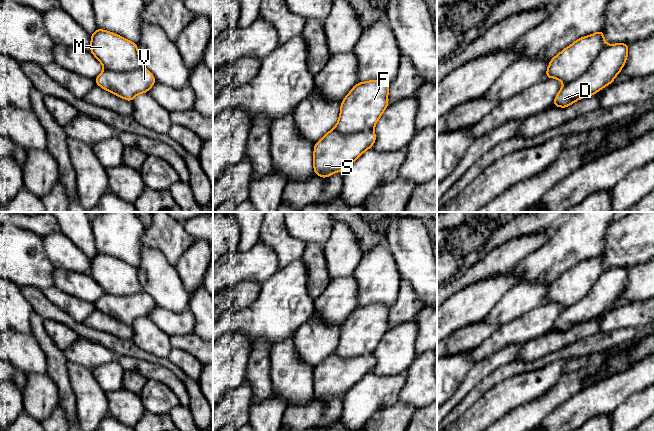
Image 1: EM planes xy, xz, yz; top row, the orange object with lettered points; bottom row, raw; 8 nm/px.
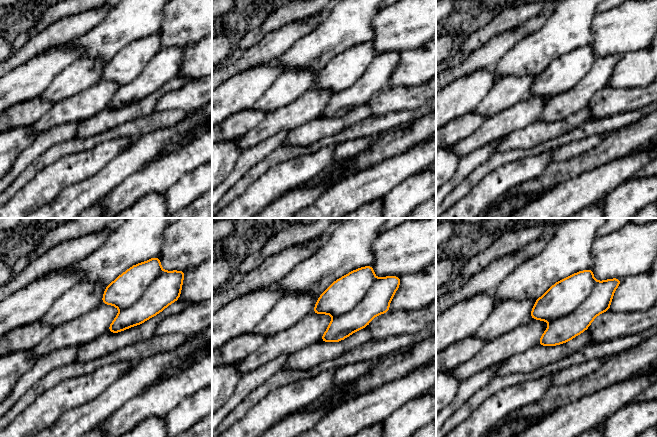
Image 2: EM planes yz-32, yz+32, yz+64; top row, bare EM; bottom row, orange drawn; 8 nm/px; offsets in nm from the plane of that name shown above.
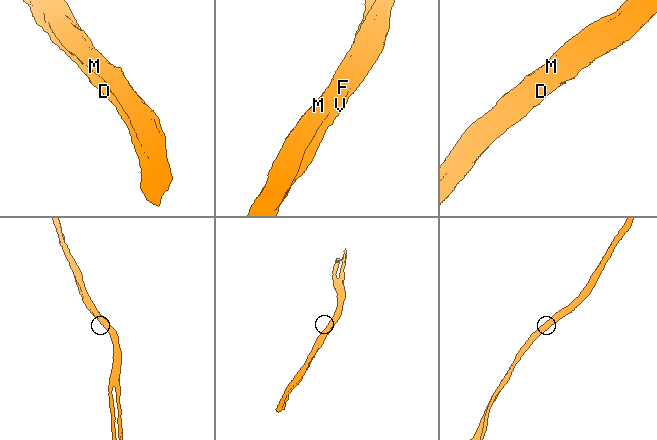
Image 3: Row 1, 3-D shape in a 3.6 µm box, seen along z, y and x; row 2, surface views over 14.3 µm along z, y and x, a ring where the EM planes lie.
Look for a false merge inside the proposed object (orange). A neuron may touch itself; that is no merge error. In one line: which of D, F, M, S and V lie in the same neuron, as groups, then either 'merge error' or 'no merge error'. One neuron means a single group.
D S V / F M | merge error

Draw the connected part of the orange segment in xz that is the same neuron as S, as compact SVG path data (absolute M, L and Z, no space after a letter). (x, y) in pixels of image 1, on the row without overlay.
M333 352L314 368L313 397L326 403L336 396L345 395L375 365L376 358L373 353L340 358Z

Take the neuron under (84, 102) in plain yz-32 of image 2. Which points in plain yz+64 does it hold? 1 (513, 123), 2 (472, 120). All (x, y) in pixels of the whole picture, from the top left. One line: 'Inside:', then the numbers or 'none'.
Inside: 1

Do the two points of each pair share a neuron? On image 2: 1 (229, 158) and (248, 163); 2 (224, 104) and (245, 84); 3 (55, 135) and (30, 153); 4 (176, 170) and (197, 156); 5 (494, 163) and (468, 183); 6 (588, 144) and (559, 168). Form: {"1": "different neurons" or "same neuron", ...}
{"1": "different neurons", "2": "same neuron", "3": "same neuron", "4": "same neuron", "5": "same neuron", "6": "different neurons"}

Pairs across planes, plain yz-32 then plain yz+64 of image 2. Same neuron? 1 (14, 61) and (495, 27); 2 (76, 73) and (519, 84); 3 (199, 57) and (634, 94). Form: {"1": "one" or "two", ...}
{"1": "two", "2": "one", "3": "two"}

